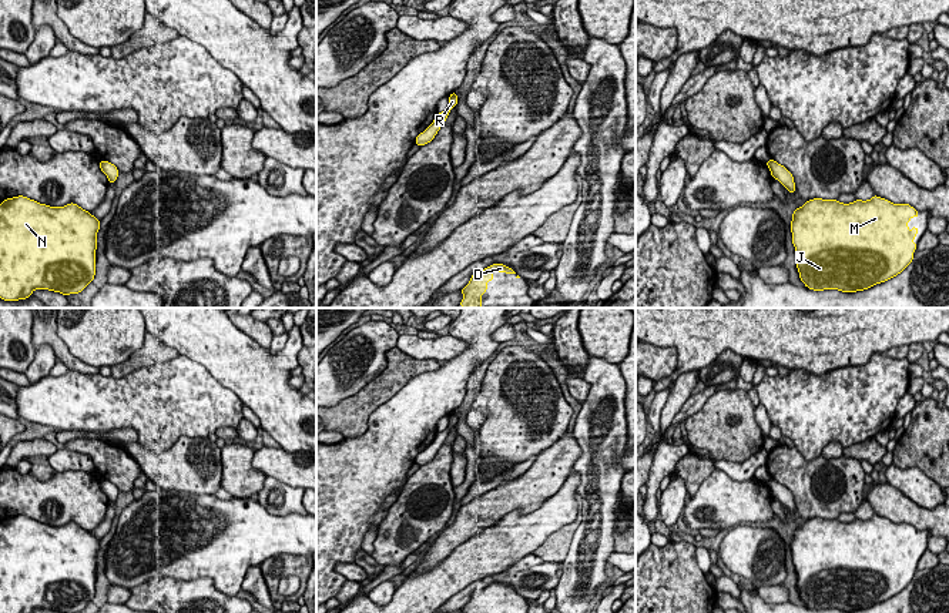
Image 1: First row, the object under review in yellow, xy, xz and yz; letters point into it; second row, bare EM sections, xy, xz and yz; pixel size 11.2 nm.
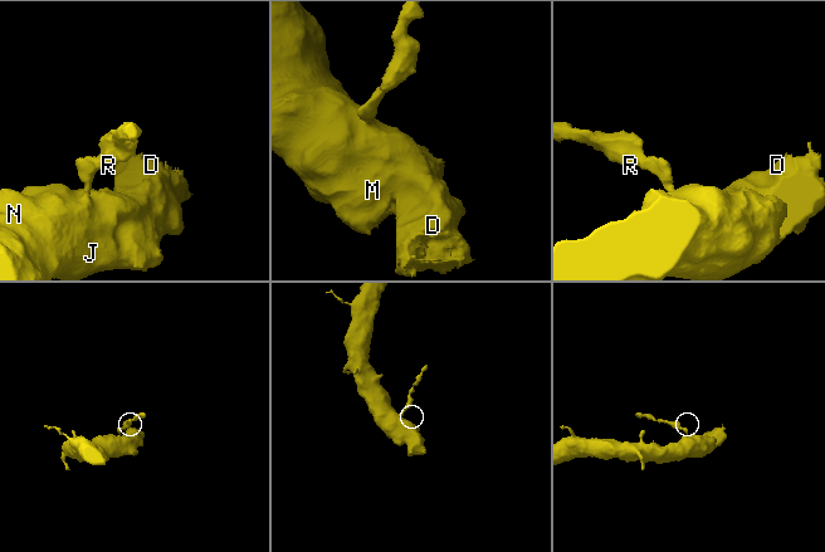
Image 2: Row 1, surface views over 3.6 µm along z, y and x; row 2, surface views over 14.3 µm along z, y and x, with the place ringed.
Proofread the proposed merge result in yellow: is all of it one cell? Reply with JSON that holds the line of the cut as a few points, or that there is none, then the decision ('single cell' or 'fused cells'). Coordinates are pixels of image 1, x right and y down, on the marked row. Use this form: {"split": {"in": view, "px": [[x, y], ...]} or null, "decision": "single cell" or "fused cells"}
{"split": null, "decision": "single cell"}

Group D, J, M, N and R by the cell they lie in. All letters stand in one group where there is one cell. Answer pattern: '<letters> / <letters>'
D J M N R

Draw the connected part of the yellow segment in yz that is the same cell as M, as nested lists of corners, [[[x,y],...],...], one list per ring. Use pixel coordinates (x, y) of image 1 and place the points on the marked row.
[[[873,195],[871,200],[866,200],[866,201],[855,200],[854,202],[849,202],[849,204],[839,202],[838,200],[822,200],[822,198],[814,198],[807,201],[802,207],[794,211],[792,221],[791,221],[792,244],[797,252],[797,268],[798,268],[801,281],[805,284],[807,288],[814,291],[838,289],[838,291],[849,294],[849,292],[872,288],[876,284],[885,282],[896,277],[912,262],[913,252],[918,248],[913,239],[916,238],[916,234],[919,232],[919,230],[915,225],[912,225],[913,228],[912,231],[908,228],[908,222],[911,221],[911,218],[912,217],[916,218],[918,215],[919,215],[919,211],[916,211],[912,205],[893,204],[889,200],[881,198],[878,195]]]

